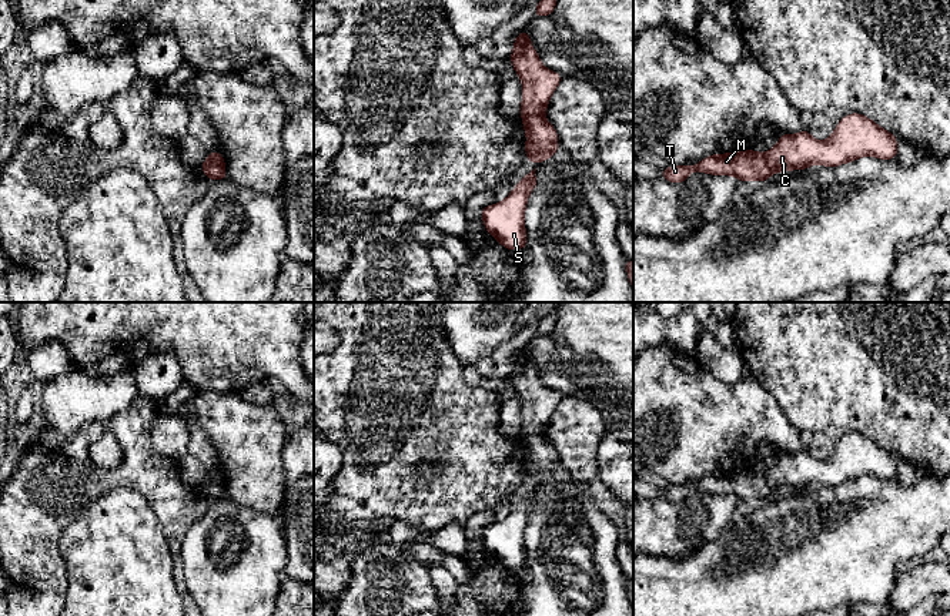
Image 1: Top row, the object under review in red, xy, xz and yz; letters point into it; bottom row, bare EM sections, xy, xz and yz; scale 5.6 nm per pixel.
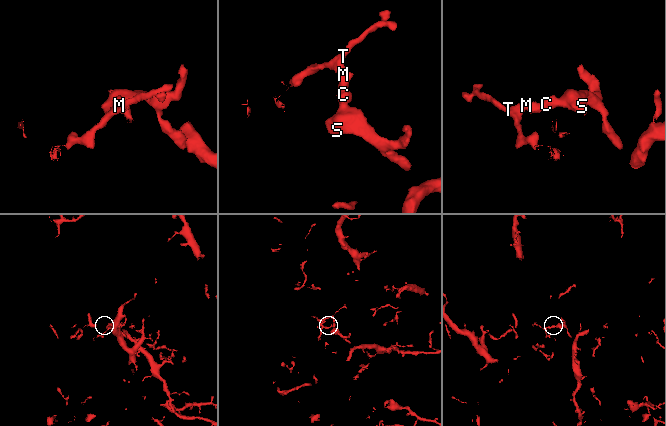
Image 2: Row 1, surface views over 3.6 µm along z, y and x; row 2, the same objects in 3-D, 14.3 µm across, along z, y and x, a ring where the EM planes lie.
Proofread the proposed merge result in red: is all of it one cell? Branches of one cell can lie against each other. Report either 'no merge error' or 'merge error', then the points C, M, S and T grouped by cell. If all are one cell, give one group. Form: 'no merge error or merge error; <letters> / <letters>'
no merge error; C M S T

